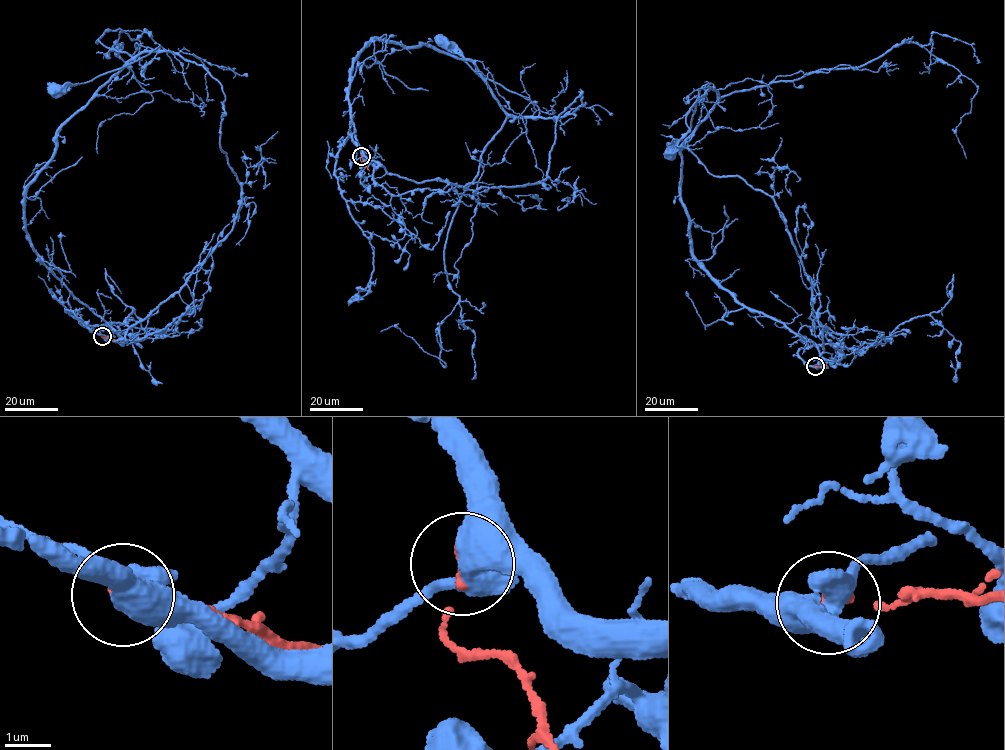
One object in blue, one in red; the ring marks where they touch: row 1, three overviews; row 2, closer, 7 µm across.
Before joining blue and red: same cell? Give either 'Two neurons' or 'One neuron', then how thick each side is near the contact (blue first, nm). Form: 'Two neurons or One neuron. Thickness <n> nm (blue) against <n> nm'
Two neurons. Thickness 600 nm (blue) against 200 nm

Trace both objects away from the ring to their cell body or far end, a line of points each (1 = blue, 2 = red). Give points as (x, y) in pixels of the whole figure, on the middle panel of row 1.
1: (361, 156), (345, 142), (348, 87), (376, 40), (470, 60), (508, 113), (538, 118), (444, 43)
2: (361, 156), (360, 160), (369, 170)

